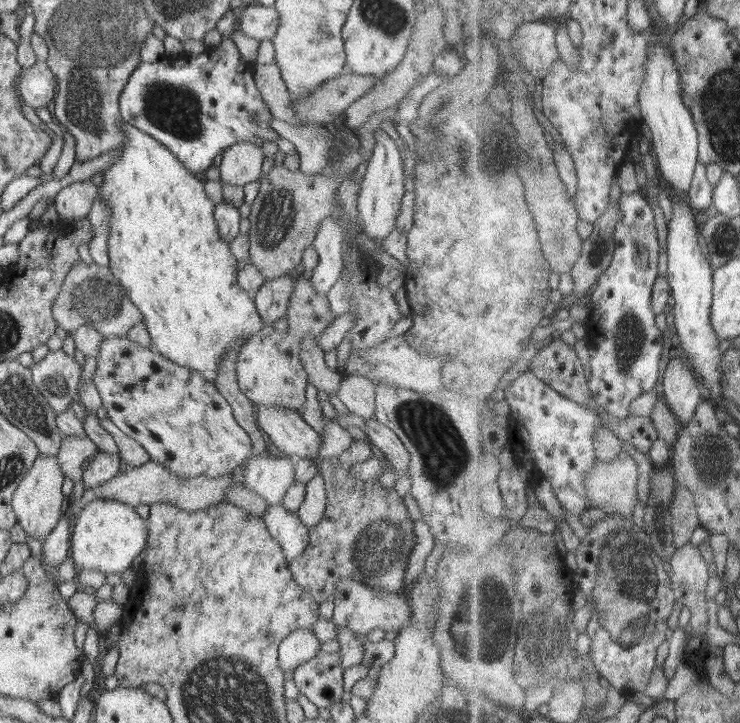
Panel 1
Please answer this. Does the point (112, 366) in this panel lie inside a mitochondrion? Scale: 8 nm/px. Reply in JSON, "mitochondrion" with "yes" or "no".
{"mitochondrion":"no"}

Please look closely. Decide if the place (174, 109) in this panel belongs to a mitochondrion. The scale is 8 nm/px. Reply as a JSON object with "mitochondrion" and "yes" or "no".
{"mitochondrion":"yes"}

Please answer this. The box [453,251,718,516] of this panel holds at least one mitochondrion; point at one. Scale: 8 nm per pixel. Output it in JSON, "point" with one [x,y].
{"point":[630,336]}

